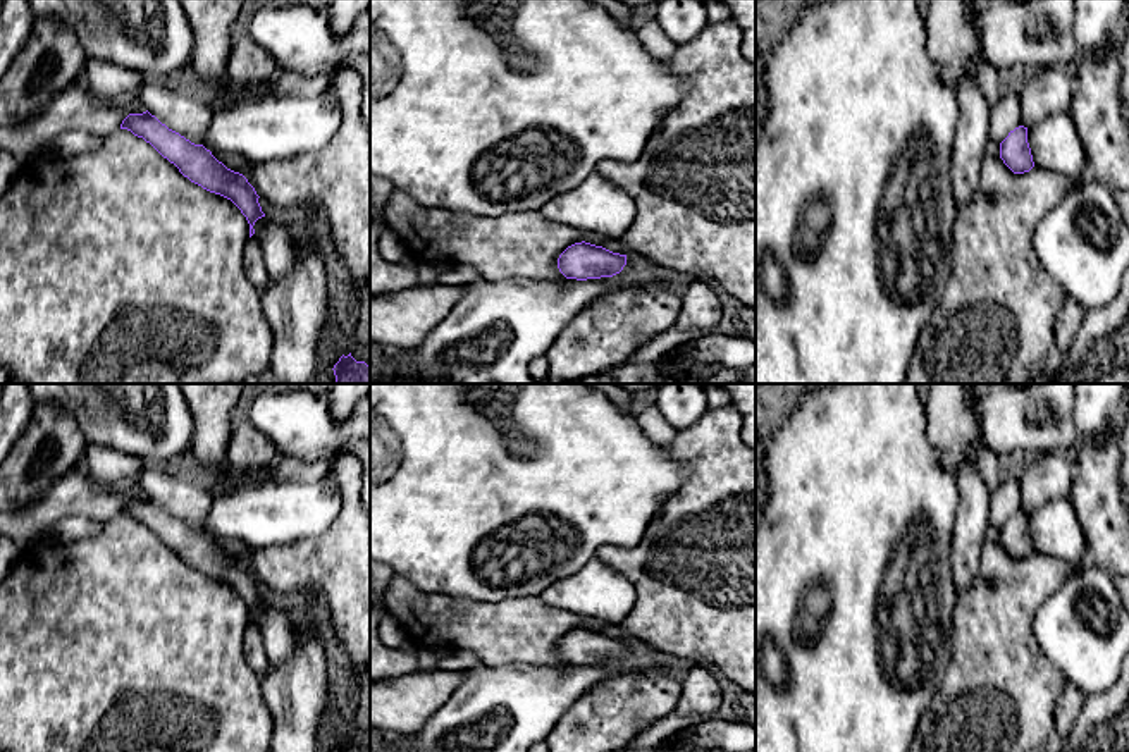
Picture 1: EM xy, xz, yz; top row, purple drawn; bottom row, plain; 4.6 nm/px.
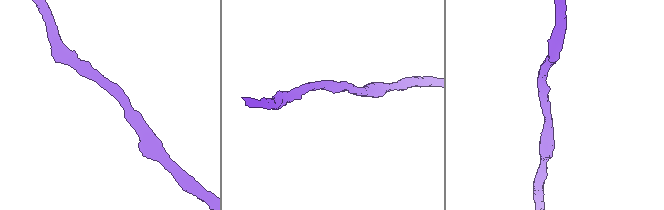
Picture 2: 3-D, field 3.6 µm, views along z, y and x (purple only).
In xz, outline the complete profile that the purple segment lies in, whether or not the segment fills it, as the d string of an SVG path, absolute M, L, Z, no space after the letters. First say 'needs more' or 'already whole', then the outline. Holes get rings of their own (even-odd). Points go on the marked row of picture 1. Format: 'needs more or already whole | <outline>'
already whole | M575 243L558 258L558 268L566 279L587 280L613 277L626 265L626 255L613 253L590 243Z

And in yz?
already whole | M1019 126L1000 143L1000 158L1014 174L1029 172L1034 167L1027 143L1027 127Z

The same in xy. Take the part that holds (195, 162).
already whole | M148 110L129 114L120 129L150 143L163 158L174 163L179 172L203 189L231 200L250 224L250 237L255 234L255 222L265 213L258 203L258 194L248 179L227 169L203 145L194 145L179 133L169 129Z

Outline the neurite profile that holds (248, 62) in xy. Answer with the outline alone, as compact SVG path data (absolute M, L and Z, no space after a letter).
M246 33L236 34L227 60L229 81L236 84L267 83L277 71L275 59Z

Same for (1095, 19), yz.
M1076 0L1074 36L1084 55L1103 45L1124 9L1126 0Z

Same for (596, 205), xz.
M597 172L540 208L544 219L583 232L620 236L637 215L635 201Z

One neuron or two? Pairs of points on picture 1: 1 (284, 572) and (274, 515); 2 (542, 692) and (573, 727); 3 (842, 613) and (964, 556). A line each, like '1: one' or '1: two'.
1: two
2: two
3: two

